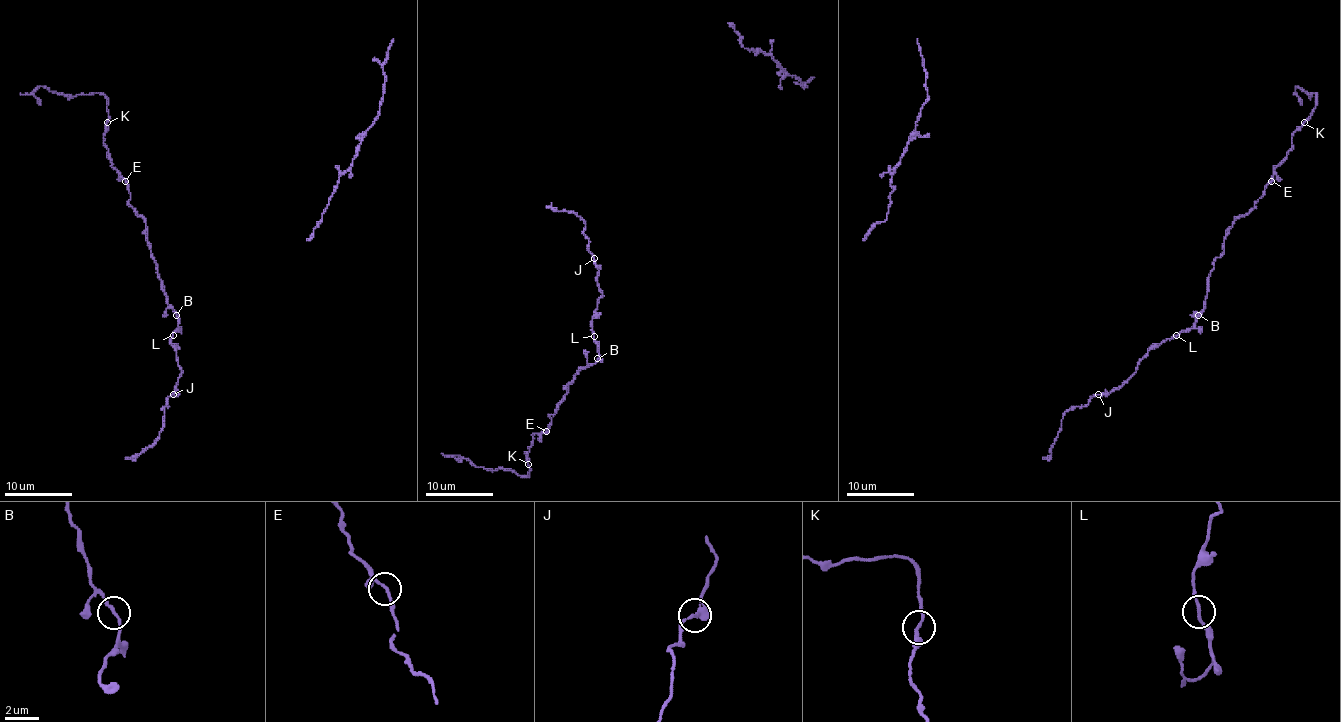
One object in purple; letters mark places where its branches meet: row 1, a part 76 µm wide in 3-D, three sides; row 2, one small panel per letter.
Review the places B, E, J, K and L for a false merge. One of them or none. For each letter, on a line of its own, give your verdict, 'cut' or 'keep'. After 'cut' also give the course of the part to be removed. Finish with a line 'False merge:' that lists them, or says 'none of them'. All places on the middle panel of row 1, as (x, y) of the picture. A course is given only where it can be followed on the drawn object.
B: keep
E: keep
J: keep
K: keep
L: keep
False merge: none of them

